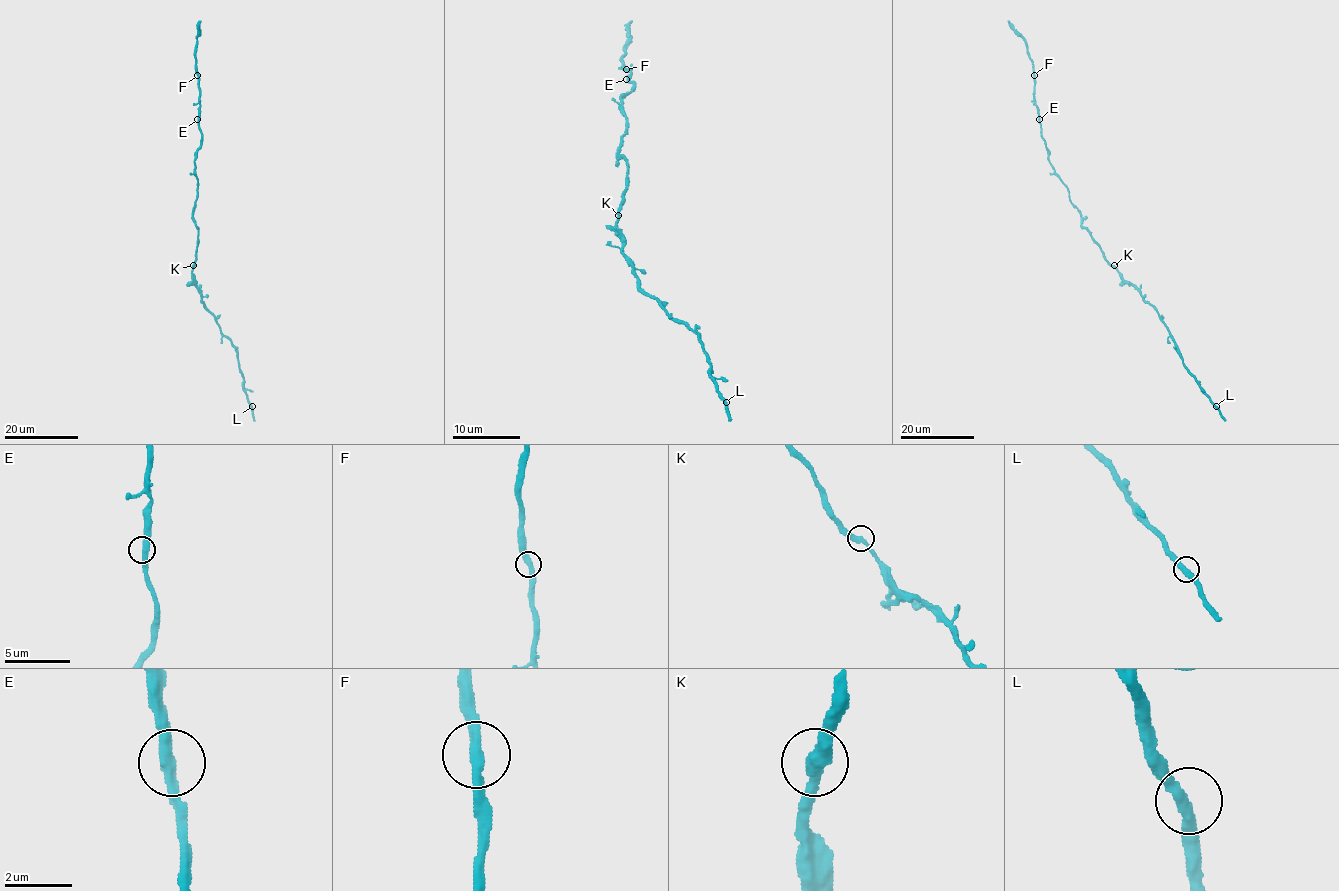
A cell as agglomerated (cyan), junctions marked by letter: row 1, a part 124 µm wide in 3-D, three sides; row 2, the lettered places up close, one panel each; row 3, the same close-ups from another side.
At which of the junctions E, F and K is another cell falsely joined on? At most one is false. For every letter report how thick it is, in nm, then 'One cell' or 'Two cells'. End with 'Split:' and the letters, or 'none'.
E: Thickness 400 nm. One cell
F: Thickness 380 nm. One cell
K: Thickness 360 nm. One cell
Split: none

